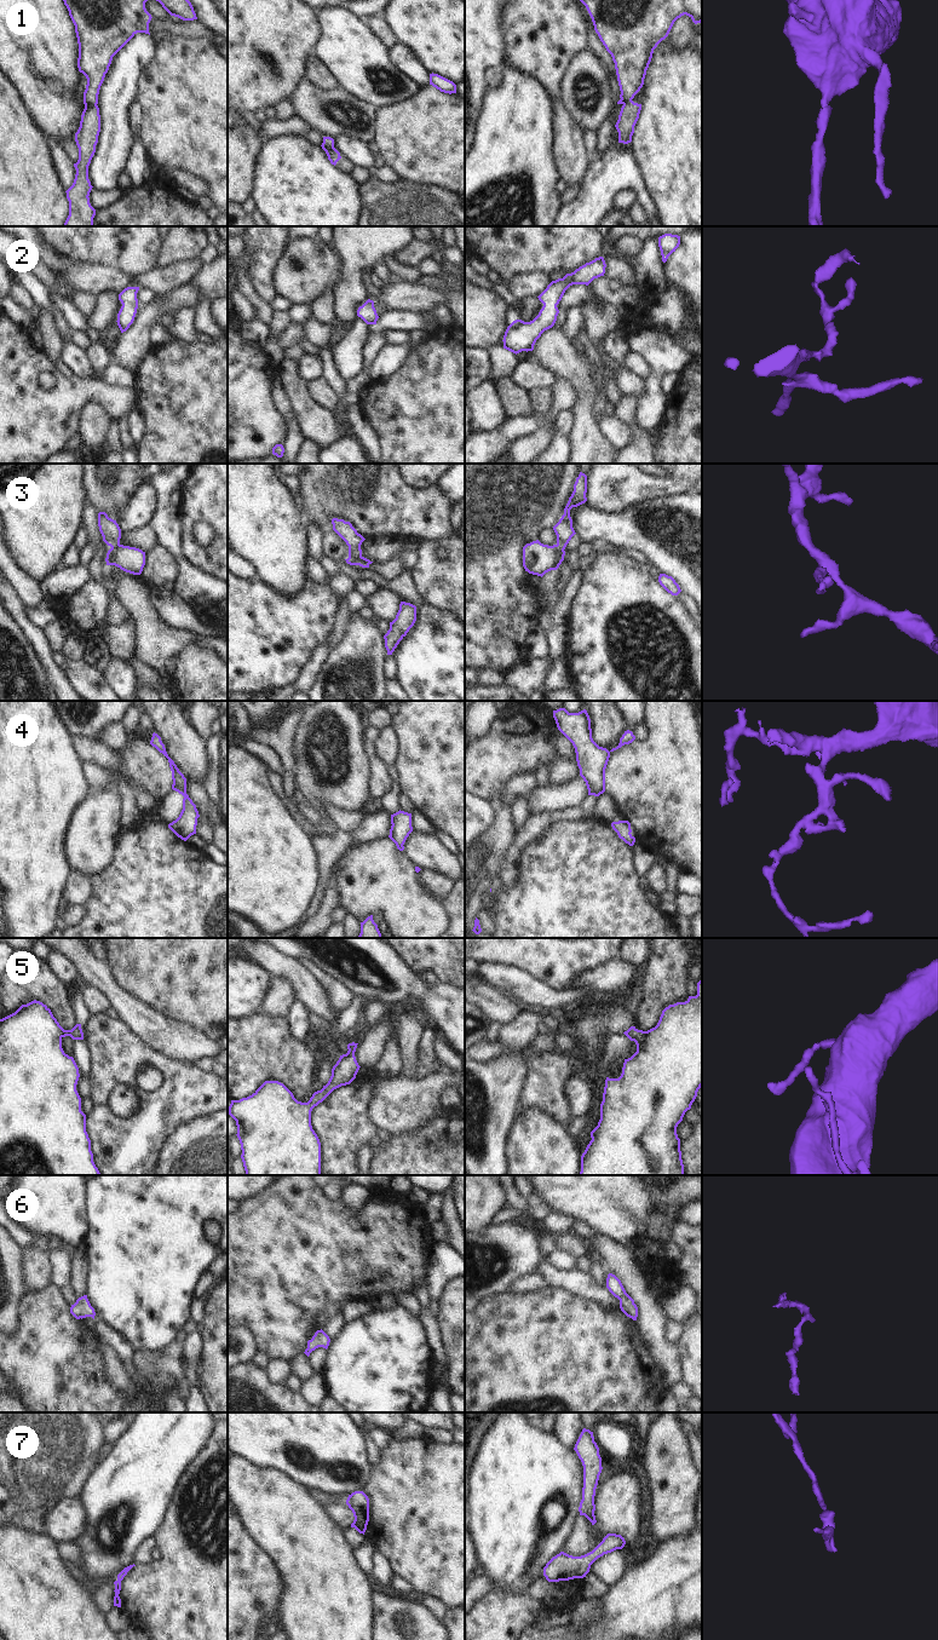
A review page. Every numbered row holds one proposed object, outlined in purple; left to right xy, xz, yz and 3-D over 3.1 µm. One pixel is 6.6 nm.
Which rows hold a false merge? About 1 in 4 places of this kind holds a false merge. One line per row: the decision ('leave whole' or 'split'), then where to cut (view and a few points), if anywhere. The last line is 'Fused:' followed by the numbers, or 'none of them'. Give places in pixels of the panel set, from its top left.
1: split | xy (96, 104), (85, 107)
2: leave whole | no cut
3: split | xy (119, 544), (111, 548)
4: leave whole | no cut
5: leave whole | no cut
6: leave whole | no cut
7: leave whole | no cut
Fused: 1, 3

